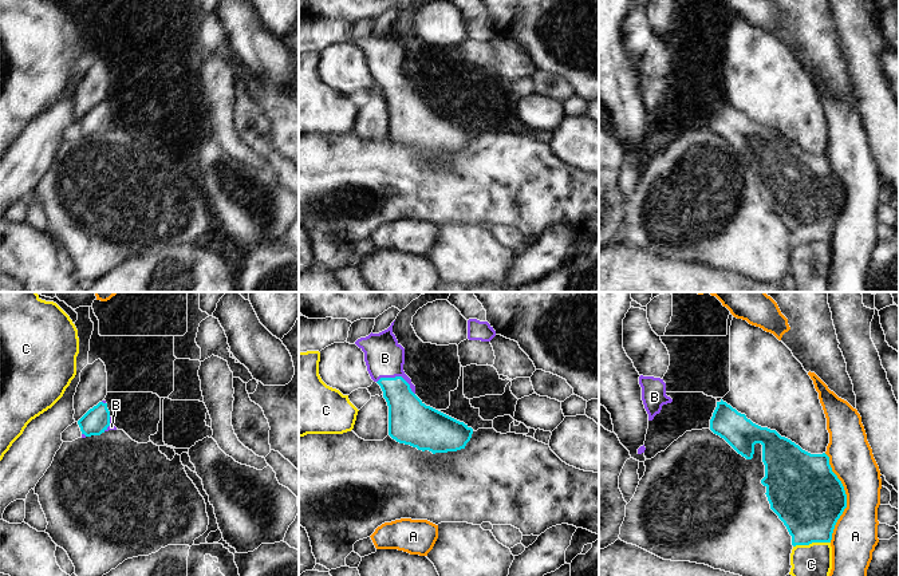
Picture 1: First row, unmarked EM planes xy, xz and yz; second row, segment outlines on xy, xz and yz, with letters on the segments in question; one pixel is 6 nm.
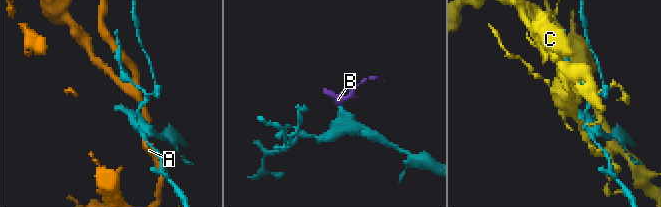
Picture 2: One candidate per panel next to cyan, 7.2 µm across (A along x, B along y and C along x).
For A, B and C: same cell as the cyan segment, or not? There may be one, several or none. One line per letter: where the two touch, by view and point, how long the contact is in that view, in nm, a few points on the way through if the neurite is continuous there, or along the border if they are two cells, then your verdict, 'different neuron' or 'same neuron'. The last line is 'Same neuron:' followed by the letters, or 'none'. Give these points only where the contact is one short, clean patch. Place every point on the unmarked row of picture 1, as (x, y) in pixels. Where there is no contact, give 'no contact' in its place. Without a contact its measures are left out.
A: contact yz (846, 197); length 550 nm; different neuron
B: contact xz (398, 77); length 240 nm; way xz (407, 117), (398, 91), (398, 77), (385, 63), (385, 58); same neuron
C: contact yz (811, 243); length 220 nm; different neuron
Same neuron: B

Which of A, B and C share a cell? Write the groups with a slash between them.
A / B / C

